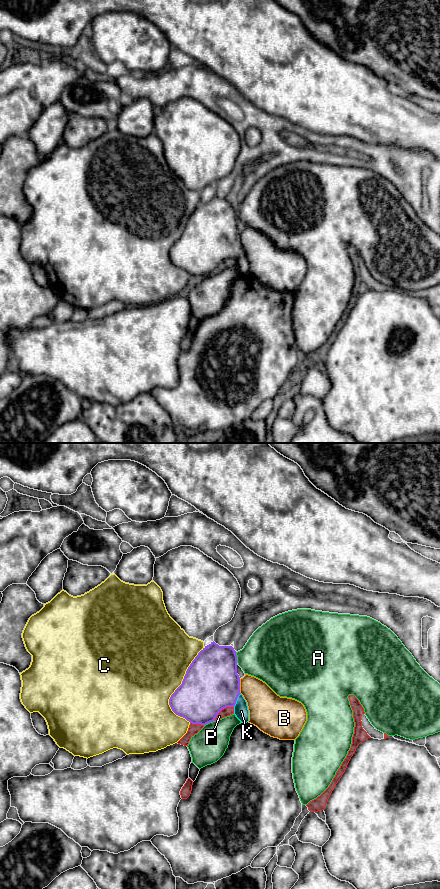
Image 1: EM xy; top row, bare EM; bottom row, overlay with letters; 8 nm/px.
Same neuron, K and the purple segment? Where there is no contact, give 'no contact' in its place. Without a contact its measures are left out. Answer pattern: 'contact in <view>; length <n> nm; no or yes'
contact in xy; length 130 nm; yes

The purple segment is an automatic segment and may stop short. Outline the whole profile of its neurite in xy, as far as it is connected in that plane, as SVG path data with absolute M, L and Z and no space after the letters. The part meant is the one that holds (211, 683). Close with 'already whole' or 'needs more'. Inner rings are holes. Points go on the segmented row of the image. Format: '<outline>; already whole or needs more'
M214 641L205 646L188 667L182 684L171 695L169 705L176 715L185 718L192 724L206 725L215 721L218 713L226 707L233 707L234 714L241 723L247 723L249 710L246 700L240 693L240 677L237 674L237 655L234 648L232 646L219 646Z; needs more

